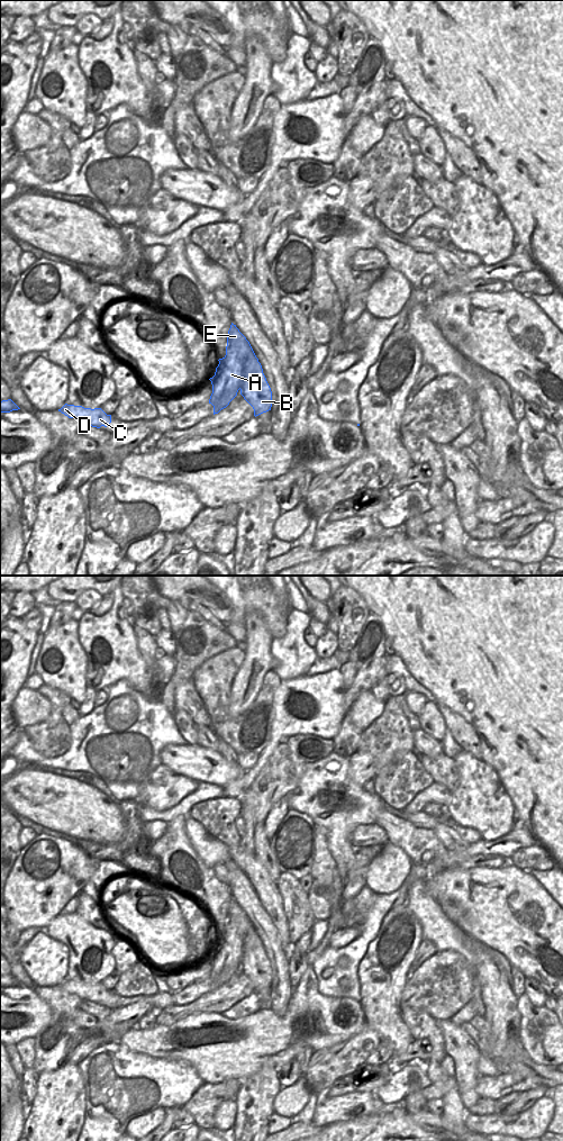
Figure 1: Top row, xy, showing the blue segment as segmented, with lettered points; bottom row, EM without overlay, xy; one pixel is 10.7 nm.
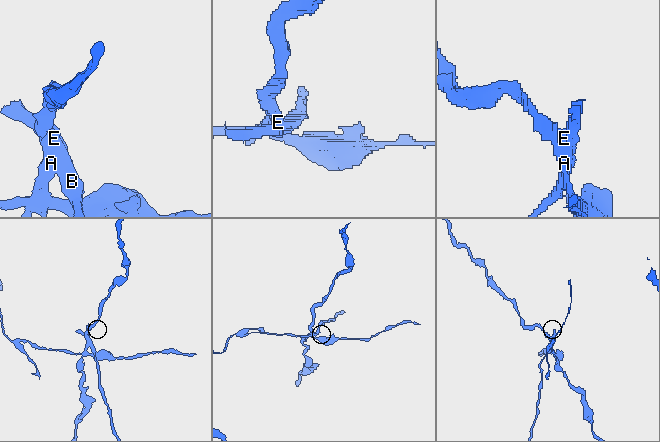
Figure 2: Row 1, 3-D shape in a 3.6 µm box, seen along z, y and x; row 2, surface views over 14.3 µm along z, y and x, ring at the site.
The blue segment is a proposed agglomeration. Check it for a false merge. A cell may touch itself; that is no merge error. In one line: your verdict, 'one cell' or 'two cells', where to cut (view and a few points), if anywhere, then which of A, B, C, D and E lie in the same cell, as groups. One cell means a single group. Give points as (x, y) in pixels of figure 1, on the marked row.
two cells; cut in xy along (227, 342), (235, 349), (242, 364), (241, 388); A C D / B E

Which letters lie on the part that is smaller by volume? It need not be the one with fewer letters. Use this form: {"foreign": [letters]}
{"foreign": ["B", "E"]}

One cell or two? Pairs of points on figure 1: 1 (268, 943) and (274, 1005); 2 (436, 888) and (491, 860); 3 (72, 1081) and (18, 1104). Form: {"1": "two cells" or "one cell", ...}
{"1": "one cell", "2": "two cells", "3": "two cells"}

